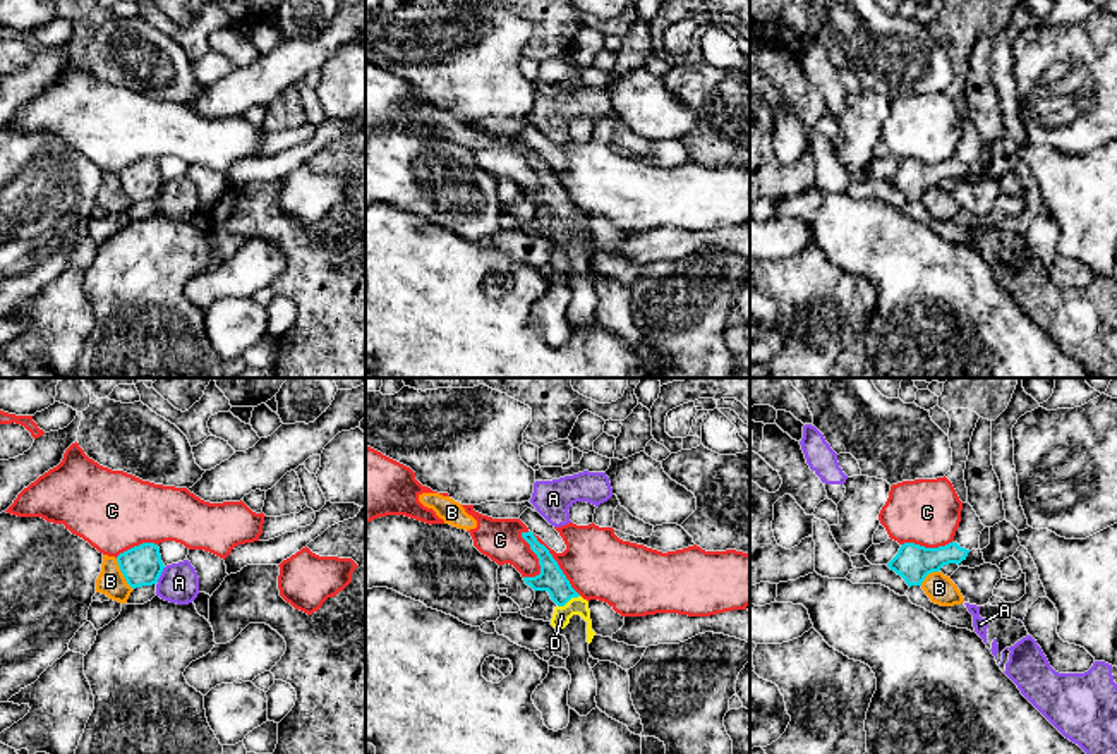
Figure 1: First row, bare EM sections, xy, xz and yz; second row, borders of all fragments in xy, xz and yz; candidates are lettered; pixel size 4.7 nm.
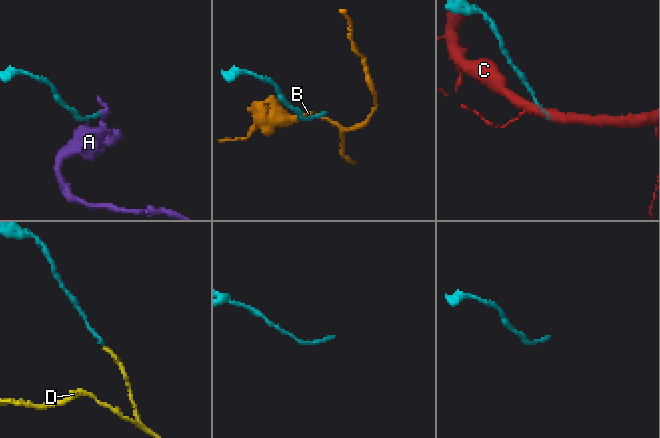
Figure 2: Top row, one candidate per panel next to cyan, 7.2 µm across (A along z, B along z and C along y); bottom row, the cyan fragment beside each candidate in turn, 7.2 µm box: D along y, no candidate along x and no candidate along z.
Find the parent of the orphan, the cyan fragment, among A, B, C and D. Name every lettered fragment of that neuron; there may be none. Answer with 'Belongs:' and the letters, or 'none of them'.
Belongs: D

